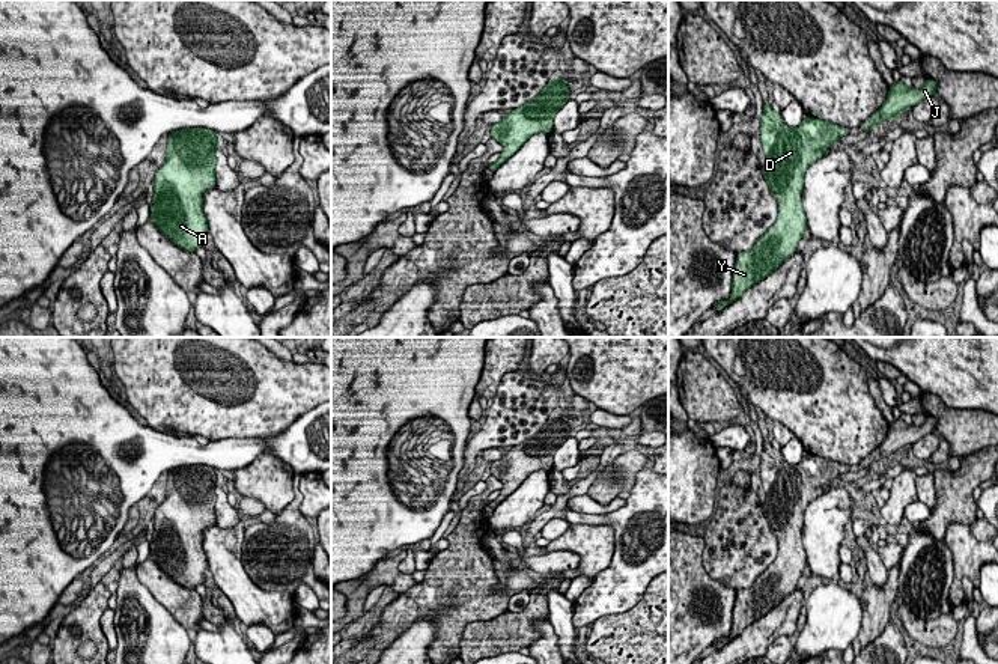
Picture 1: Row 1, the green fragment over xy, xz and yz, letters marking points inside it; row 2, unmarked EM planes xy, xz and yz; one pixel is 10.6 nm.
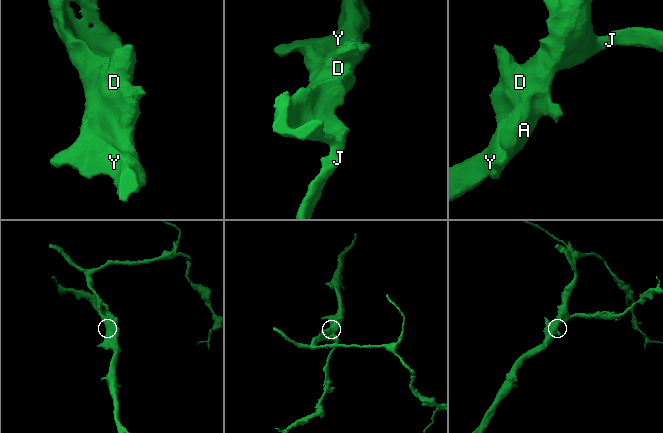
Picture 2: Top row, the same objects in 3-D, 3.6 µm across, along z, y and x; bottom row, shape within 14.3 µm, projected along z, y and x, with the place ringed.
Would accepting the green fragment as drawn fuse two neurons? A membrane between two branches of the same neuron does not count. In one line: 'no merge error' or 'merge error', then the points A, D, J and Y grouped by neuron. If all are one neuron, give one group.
no merge error; A D J Y

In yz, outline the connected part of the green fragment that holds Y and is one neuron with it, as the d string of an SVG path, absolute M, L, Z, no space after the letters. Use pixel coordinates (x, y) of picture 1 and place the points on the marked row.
M769 102L763 104L759 131L766 157L762 172L778 202L778 214L775 223L751 250L738 253L732 294L727 301L715 306L720 310L795 254L799 239L807 232L807 217L801 205L805 172L823 157L826 148L847 134L846 128L811 116L802 119L796 128L790 128Z

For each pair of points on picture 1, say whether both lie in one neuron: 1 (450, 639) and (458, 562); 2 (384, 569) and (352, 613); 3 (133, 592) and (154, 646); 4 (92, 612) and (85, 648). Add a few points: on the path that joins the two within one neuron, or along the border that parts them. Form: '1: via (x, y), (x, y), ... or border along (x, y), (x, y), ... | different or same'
1: via (462, 619), (473, 609), (473, 581) | same
2: via (374, 578), (355, 596), (355, 603) | same
3: via (139, 606), (149, 616), (149, 633) | same
4: border along (97, 645), (85, 640), (77, 648) | different

